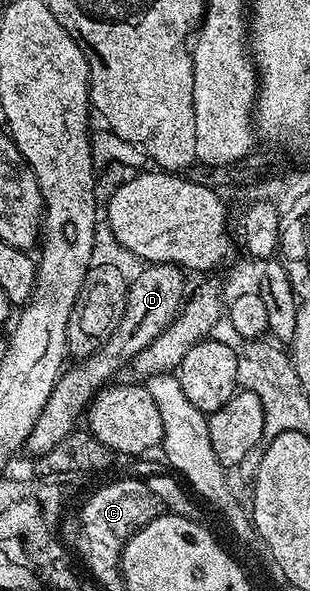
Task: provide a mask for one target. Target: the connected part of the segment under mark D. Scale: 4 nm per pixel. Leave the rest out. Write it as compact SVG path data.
M168 262L152 263L144 267L136 277L129 282L127 293L127 309L119 327L115 329L104 347L100 348L94 355L81 358L78 362L71 364L61 373L54 391L51 392L43 408L42 415L34 425L34 430L28 436L27 450L32 451L33 456L46 454L51 448L72 433L76 428L76 418L81 418L89 403L106 384L109 384L118 371L124 370L131 364L142 350L150 345L169 328L175 321L177 314L183 308L186 299L186 287L184 283L185 274L176 265Z

